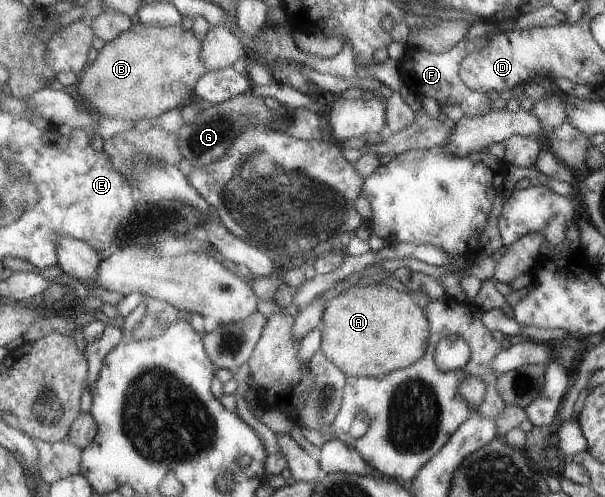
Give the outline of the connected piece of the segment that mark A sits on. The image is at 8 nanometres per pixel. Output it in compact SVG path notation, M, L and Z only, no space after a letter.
M384 283L348 285L325 305L318 328L323 329L321 351L345 373L345 377L383 377L395 369L405 368L425 353L429 335L427 317L421 307L417 306L407 292L395 291Z

